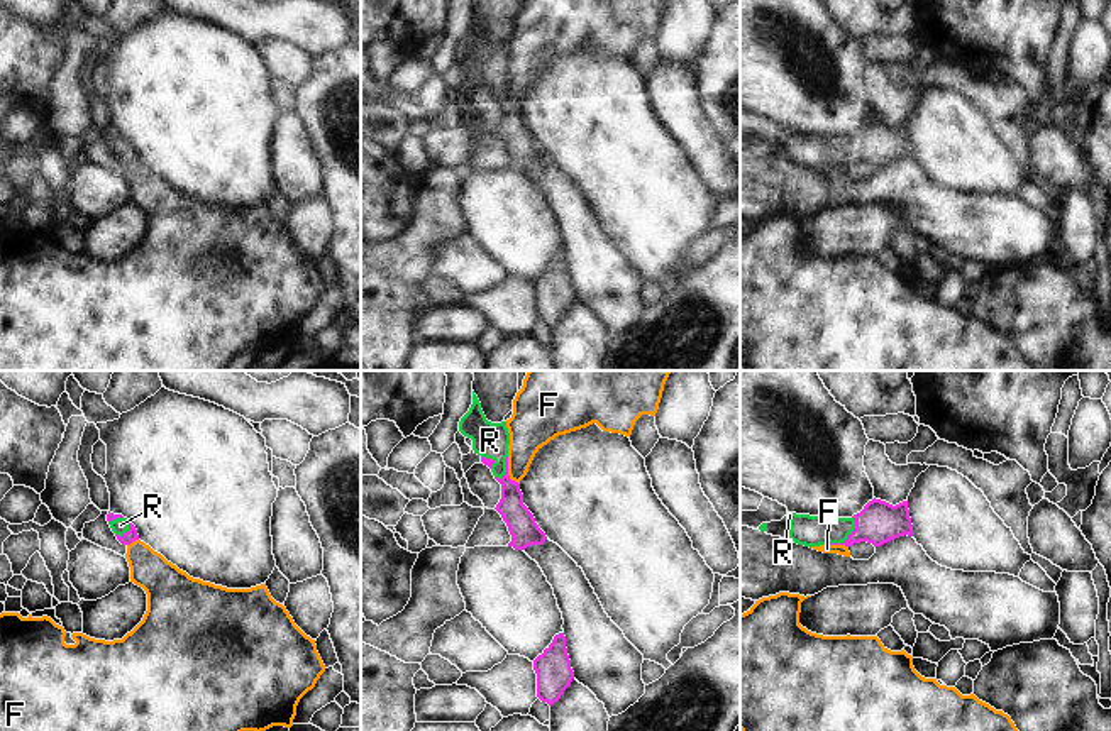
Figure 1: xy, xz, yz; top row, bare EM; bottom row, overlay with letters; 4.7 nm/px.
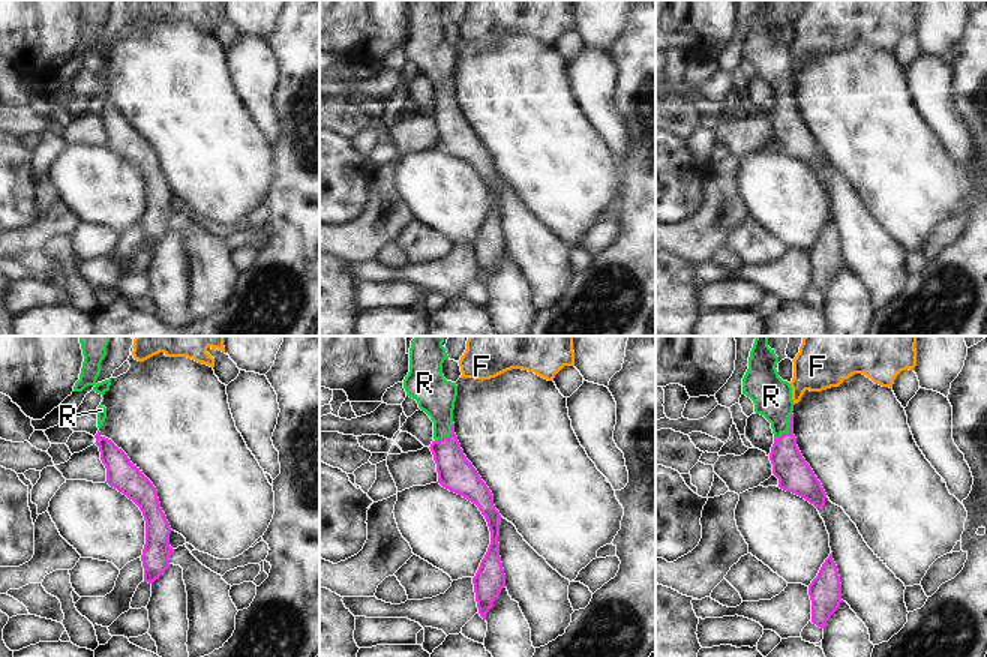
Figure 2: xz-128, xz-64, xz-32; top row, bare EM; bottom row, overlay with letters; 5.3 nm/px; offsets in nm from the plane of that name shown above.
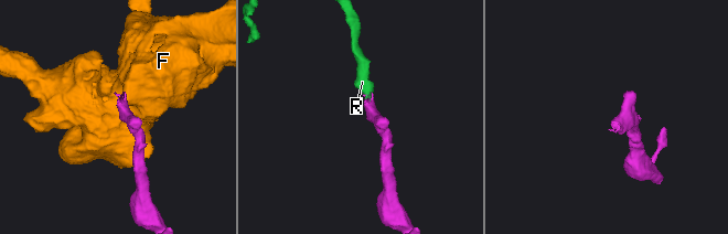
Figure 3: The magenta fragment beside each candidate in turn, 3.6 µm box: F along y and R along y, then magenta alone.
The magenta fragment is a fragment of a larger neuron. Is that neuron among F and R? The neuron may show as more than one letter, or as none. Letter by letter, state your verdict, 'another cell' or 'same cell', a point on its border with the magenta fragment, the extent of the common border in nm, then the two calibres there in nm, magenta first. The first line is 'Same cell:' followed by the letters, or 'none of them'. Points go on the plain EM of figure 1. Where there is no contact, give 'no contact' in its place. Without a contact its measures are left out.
Same cell: R
F: another cell | xz (507, 93) | 150 nm | 140/220 nm
R: same cell | yz (849, 158) | 180 nm | 200/150 nm

